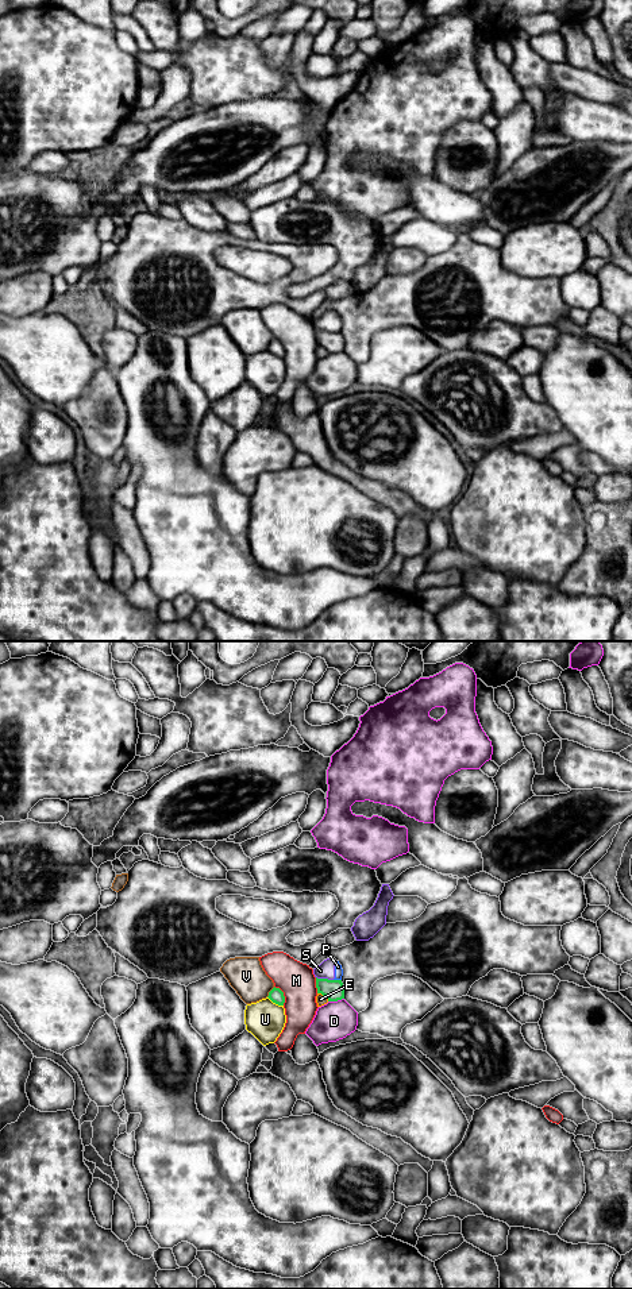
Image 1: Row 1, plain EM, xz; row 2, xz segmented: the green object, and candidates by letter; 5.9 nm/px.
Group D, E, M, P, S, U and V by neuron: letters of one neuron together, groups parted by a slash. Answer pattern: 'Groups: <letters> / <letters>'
Groups: D / E / M / P S / U / V

